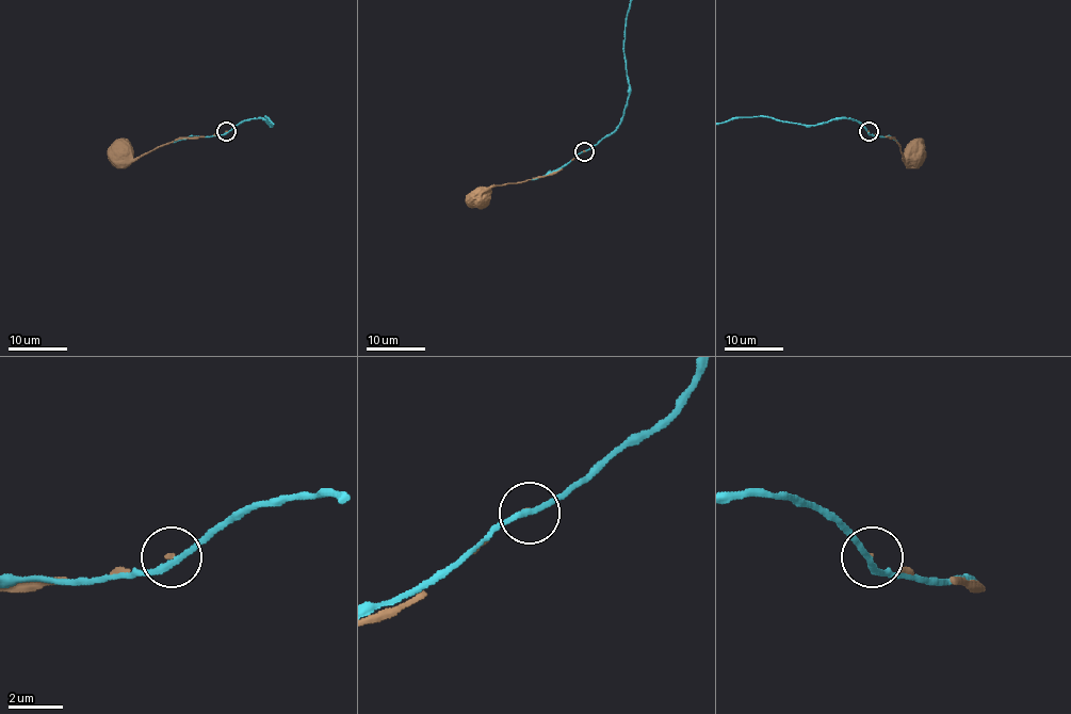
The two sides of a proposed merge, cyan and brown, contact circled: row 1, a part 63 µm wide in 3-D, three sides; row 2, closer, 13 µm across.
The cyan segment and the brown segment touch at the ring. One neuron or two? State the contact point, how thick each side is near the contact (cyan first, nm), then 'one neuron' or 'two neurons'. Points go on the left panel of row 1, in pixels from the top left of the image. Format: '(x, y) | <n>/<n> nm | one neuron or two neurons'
(226, 131) | 220/100 nm | two neurons

